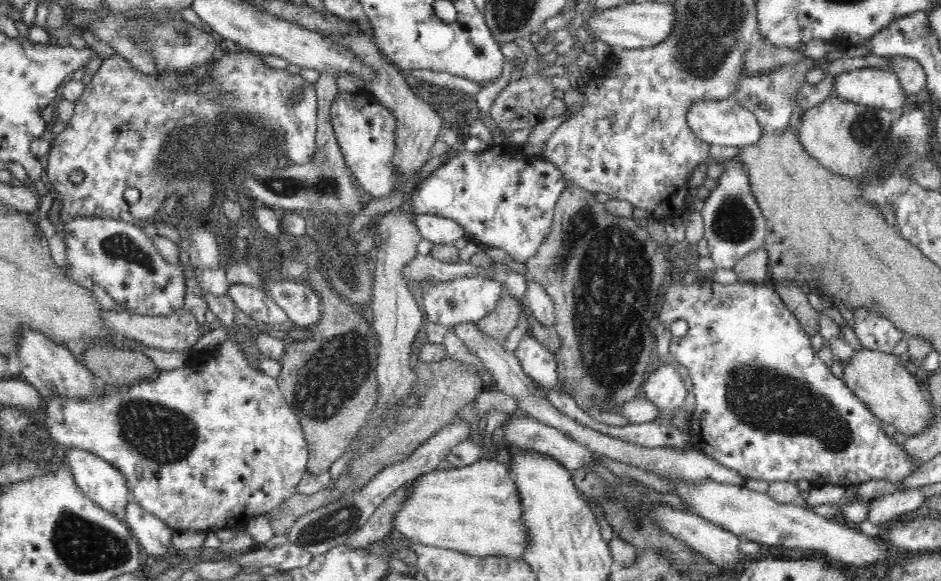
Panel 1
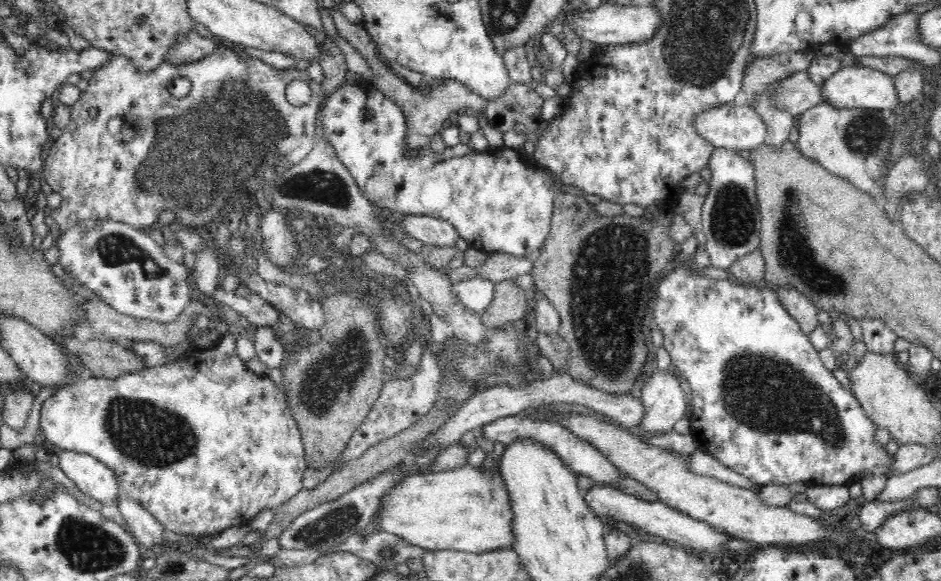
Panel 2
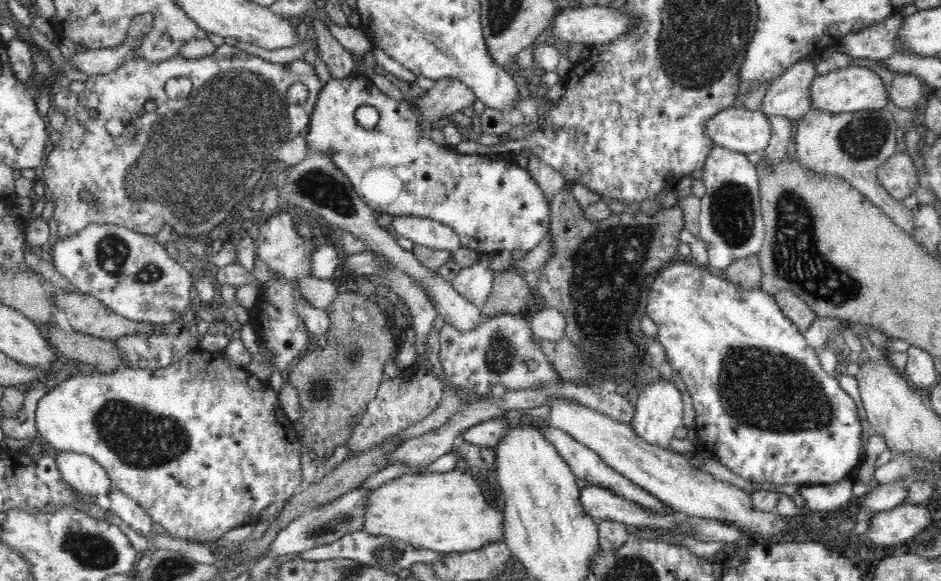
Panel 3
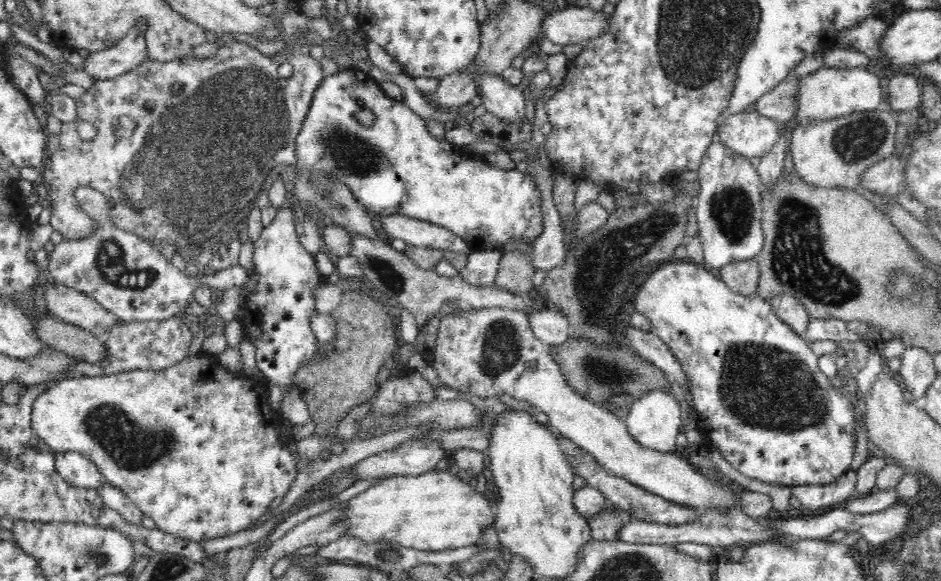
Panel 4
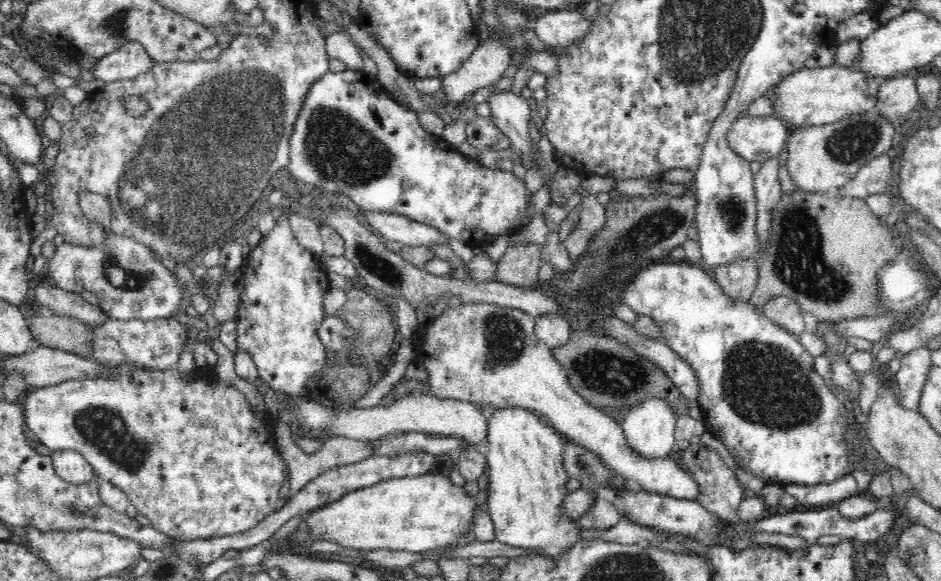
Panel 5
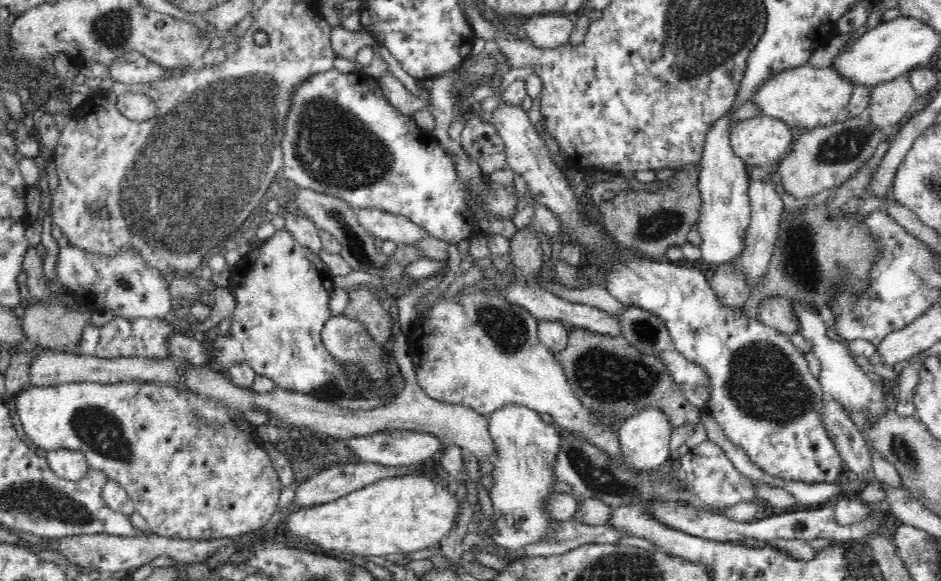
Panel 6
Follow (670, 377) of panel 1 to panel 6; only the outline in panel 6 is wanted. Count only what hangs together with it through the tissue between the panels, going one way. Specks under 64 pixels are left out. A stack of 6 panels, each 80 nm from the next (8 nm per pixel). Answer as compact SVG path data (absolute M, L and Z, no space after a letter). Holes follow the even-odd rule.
M647 406L637 413L622 419L618 435L620 435L620 447L626 455L626 460L631 466L660 467L671 461L670 452L671 434L673 428L670 417L662 411L662 407Z

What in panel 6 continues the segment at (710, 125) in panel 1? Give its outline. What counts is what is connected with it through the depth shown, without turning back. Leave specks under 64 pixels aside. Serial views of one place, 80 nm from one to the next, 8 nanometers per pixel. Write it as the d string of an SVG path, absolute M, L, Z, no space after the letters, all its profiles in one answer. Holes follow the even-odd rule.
M762 114L741 120L731 129L731 147L751 168L774 164L789 153L796 131L782 120Z

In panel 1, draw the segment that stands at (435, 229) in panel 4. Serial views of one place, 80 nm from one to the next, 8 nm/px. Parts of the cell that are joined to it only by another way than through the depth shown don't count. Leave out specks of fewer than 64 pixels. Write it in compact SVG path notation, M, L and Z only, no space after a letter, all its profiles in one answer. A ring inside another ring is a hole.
M417 213L416 225L422 238L434 244L454 243L458 238L467 238L467 230L458 221L440 215Z

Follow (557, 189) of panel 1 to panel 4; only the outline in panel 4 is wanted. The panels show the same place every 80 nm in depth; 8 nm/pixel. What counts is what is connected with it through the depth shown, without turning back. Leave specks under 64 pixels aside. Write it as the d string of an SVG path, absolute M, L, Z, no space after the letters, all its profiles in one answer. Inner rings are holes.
M357 68L348 69L344 72L338 72L323 78L314 98L312 98L312 104L310 106L310 112L308 112L307 120L304 122L303 132L296 138L296 155L298 155L298 162L296 162L295 168L310 167L310 169L326 169L330 177L334 177L336 181L344 181L358 201L366 207L373 215L386 216L388 214L398 214L410 218L424 219L425 221L436 223L438 226L443 226L452 231L462 238L462 240L469 246L472 251L480 250L501 250L504 244L508 242L516 242L516 244L534 244L536 238L544 232L544 213L542 213L542 195L540 195L540 189L534 184L532 177L526 172L519 172L517 169L504 170L504 168L498 168L488 163L483 157L463 150L462 148L456 148L452 143L444 139L442 142L432 137L432 134L427 130L427 122L424 118L420 118L414 110L411 110L404 101L396 101L391 97L388 97L384 93L380 85L364 71ZM360 110L372 110L376 116L376 121L372 126L364 127L360 124L357 118L357 114Z

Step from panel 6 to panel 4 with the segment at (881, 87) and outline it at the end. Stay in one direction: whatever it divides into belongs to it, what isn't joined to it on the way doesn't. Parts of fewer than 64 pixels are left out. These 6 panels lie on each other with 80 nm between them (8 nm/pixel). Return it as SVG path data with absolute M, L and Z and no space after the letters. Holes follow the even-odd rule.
M898 74L888 82L888 103L892 113L918 109L922 102L922 86L914 75Z

